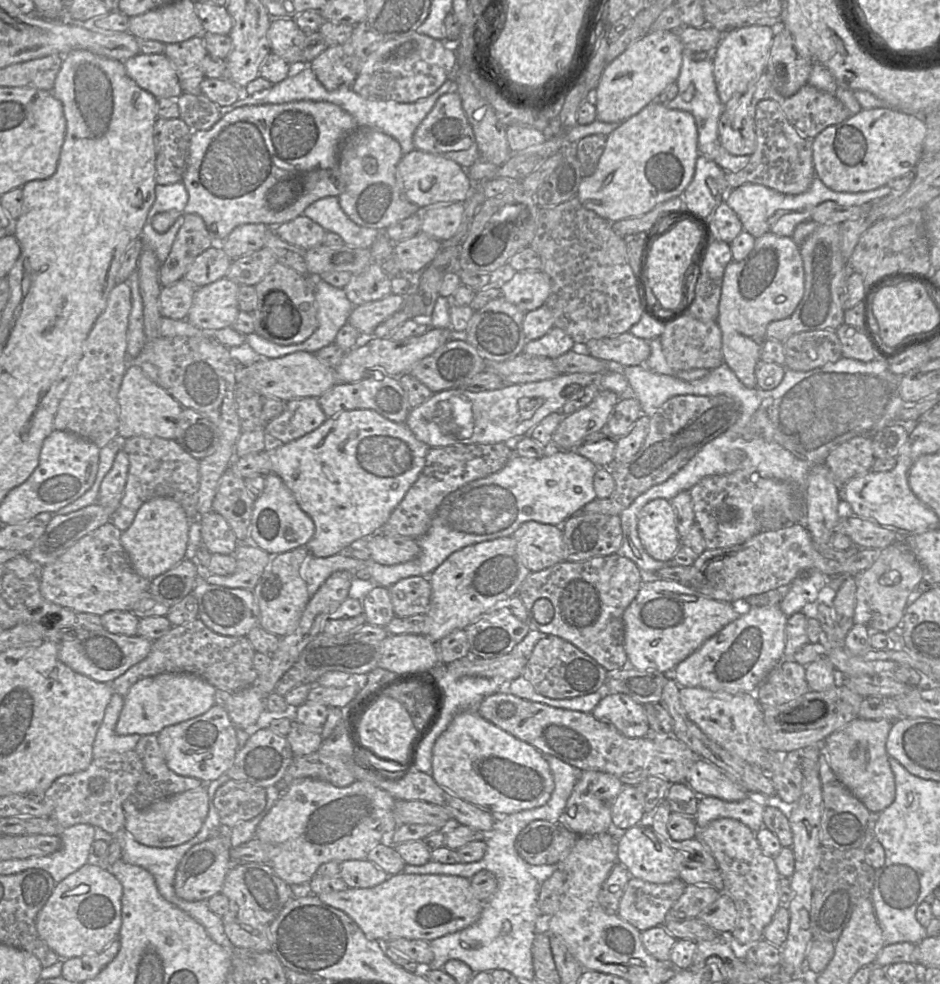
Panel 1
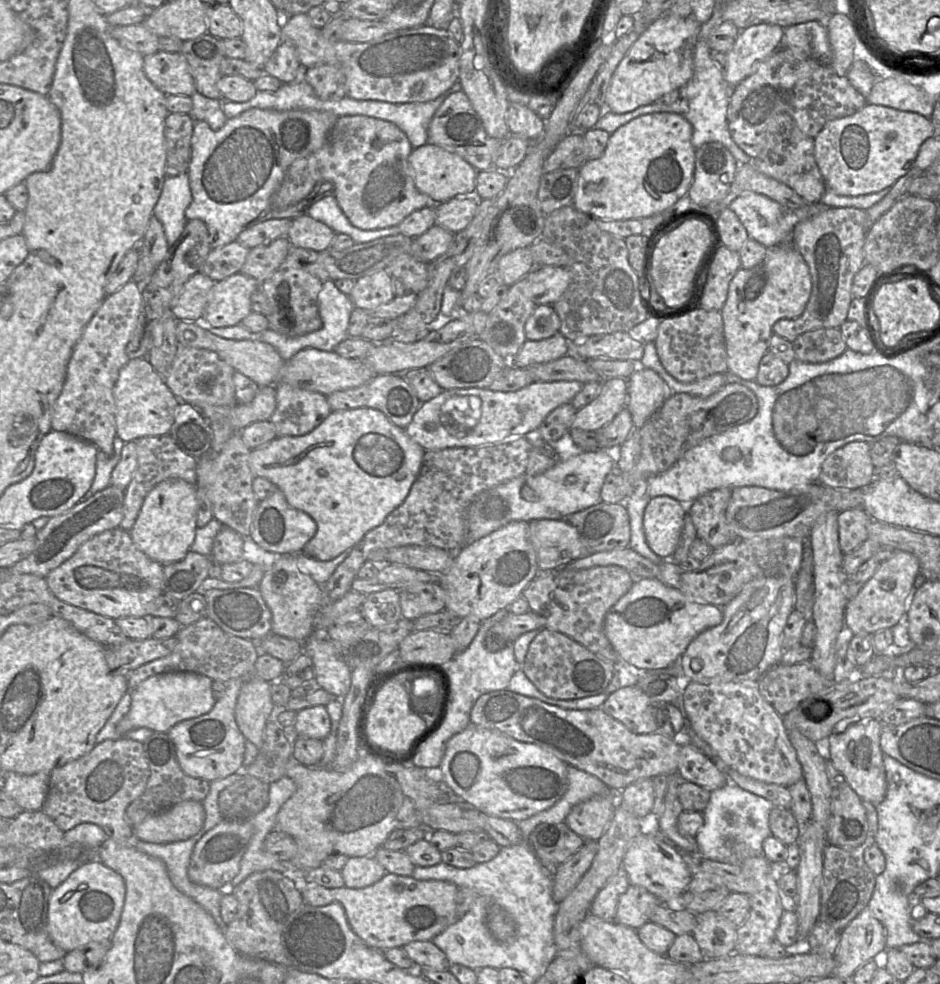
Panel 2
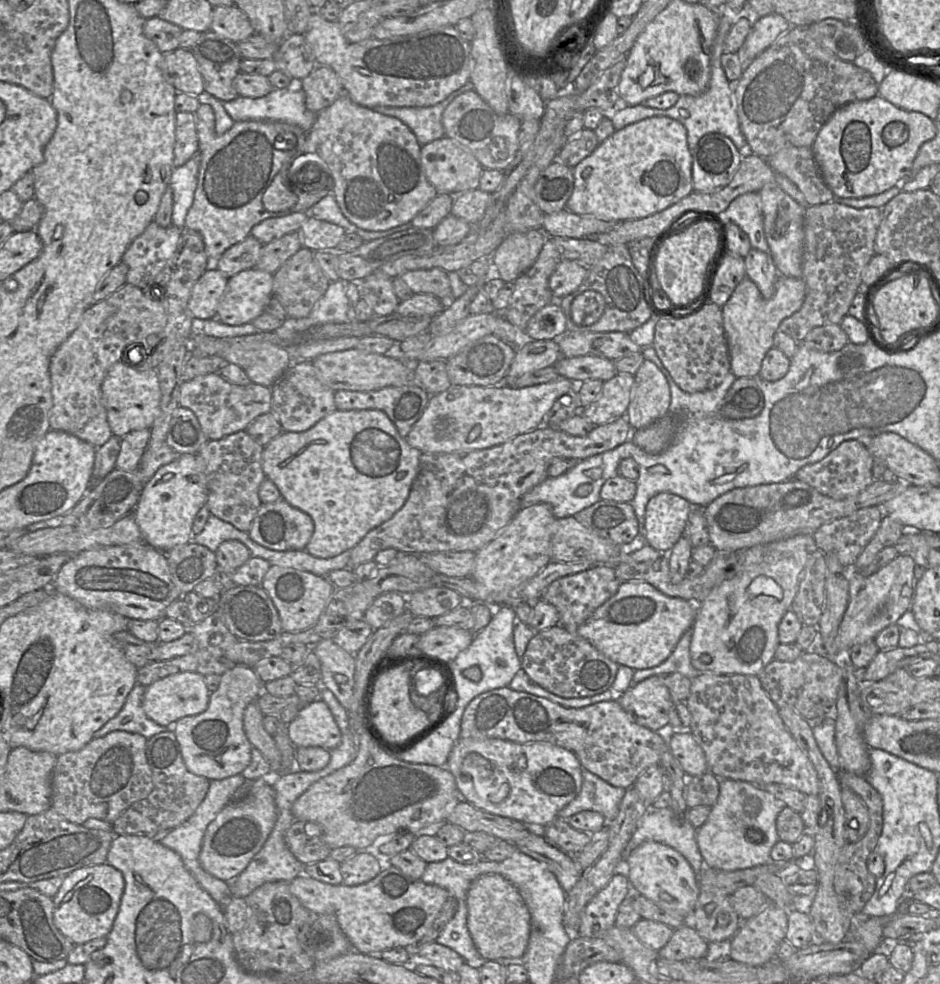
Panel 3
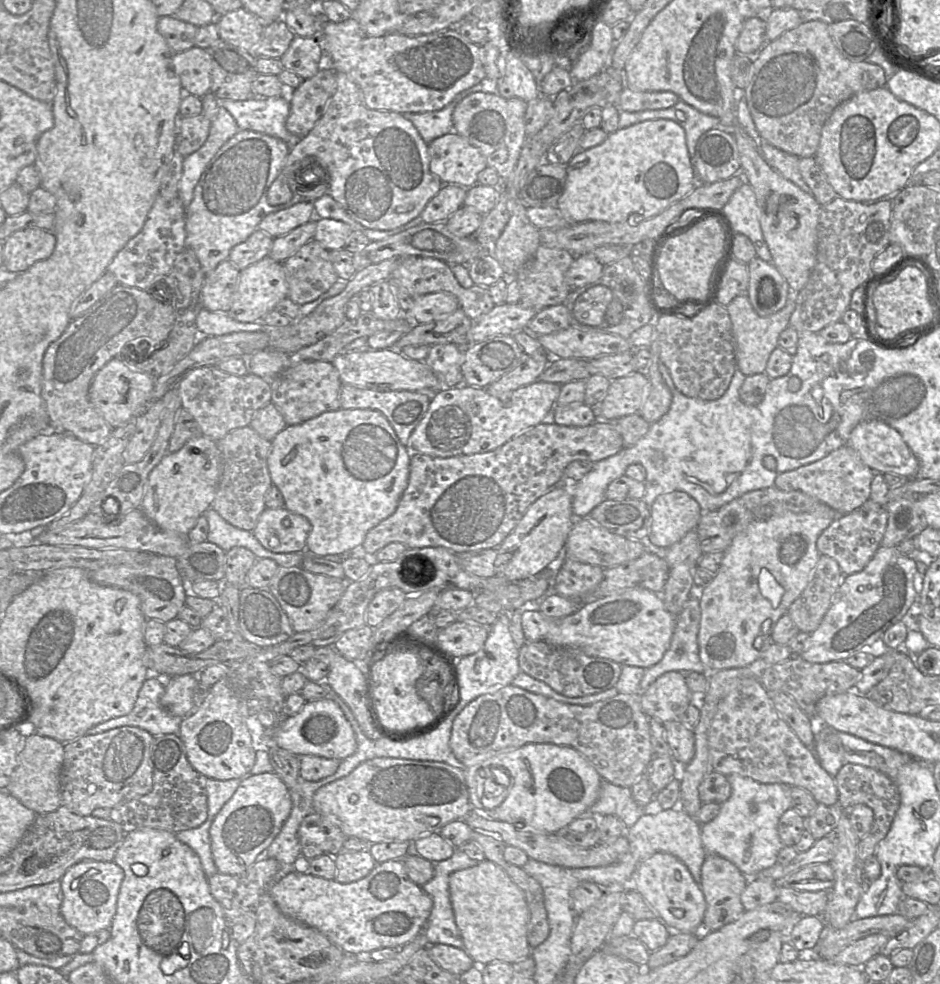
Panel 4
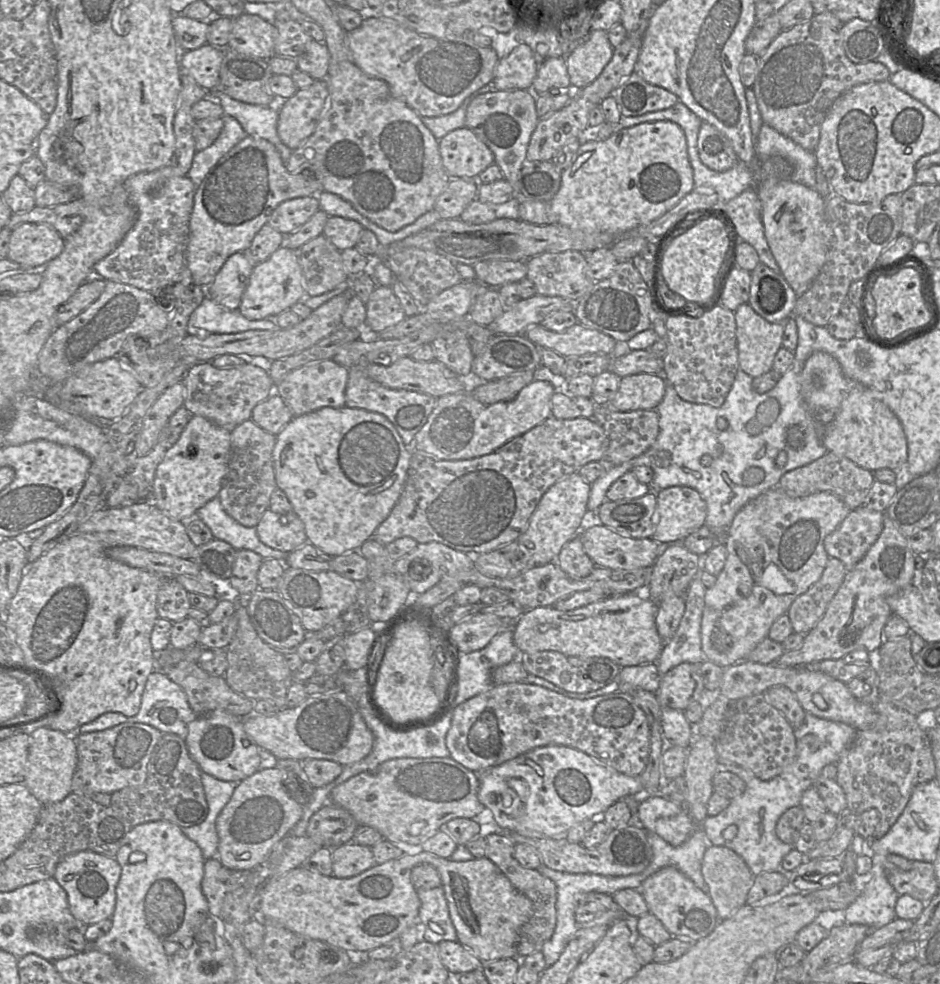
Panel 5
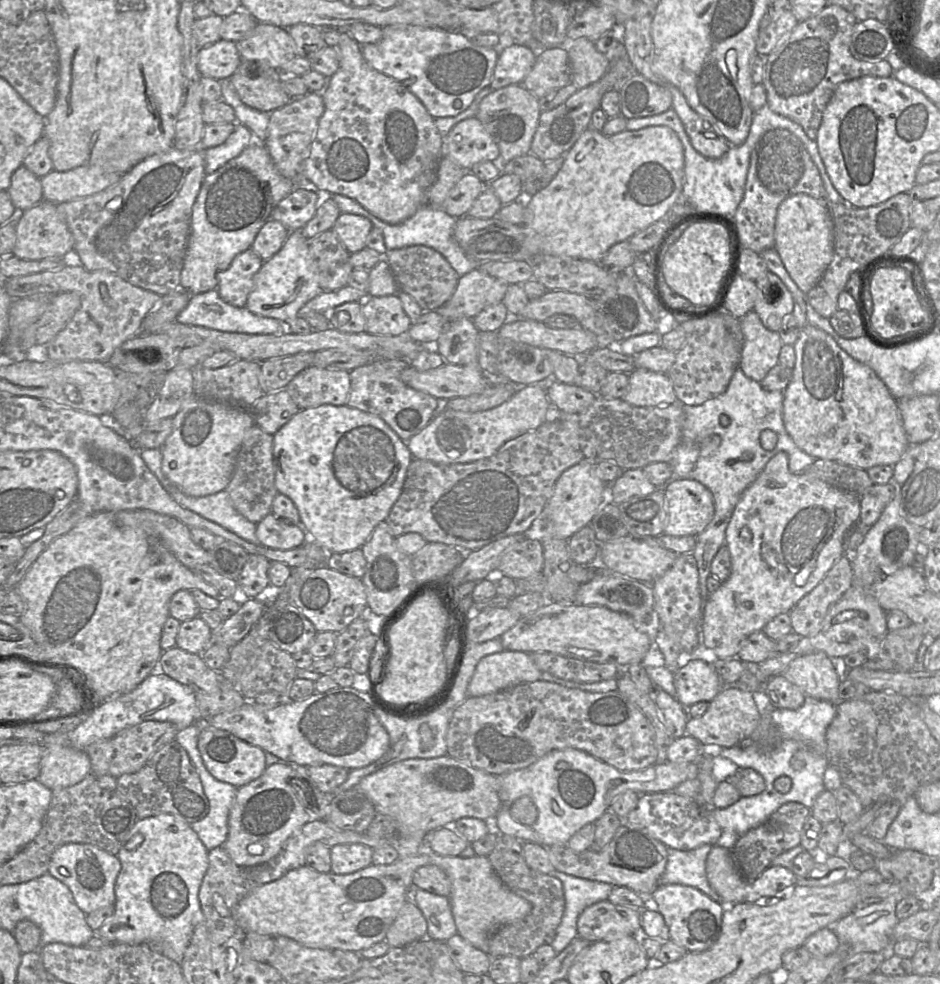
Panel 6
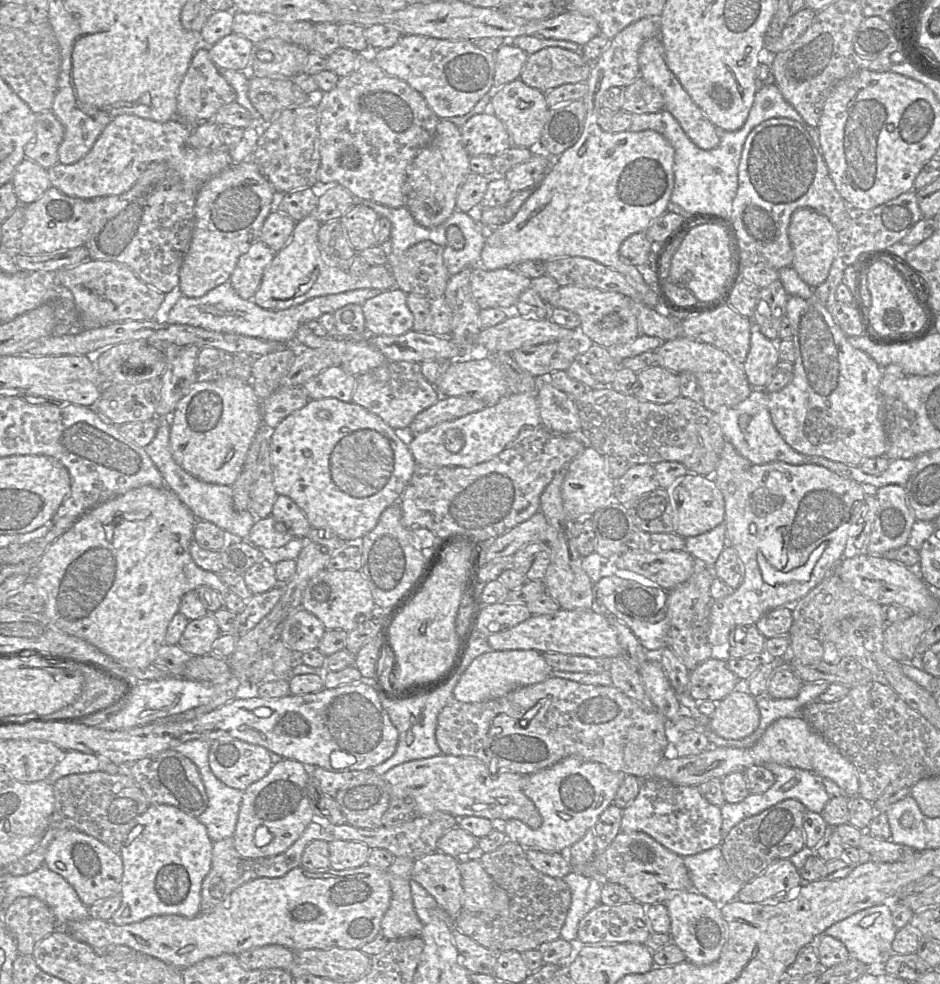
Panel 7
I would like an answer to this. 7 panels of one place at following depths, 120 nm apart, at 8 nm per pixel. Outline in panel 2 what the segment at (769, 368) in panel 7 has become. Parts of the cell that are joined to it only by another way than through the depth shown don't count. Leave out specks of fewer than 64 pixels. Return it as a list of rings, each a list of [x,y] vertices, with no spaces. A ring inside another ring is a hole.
[[[793,242],[767,248],[762,263],[737,271],[721,309],[729,372],[744,380],[756,380],[760,361],[769,352],[773,325],[779,319],[799,317],[805,310],[811,288],[809,268]]]

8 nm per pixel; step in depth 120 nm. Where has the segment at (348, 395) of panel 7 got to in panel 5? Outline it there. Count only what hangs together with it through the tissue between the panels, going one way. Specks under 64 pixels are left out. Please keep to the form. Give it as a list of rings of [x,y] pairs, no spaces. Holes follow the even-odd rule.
[[[332,359],[315,361],[290,371],[275,385],[276,392],[295,416],[300,416],[320,408],[345,406],[345,389],[349,370]]]

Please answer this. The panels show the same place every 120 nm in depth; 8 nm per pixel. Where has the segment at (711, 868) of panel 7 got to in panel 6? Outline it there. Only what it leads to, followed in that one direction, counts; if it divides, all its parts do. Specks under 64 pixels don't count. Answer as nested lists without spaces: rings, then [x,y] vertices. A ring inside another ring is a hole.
[[[704,844],[689,851],[669,848],[666,868],[659,879],[659,886],[669,884],[691,886],[719,901],[719,896],[709,884],[706,875],[706,859],[713,846]]]

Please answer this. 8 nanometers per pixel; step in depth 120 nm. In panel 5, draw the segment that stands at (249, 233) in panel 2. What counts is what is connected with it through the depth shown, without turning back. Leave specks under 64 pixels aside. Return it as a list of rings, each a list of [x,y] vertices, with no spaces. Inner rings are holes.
[[[318,196],[289,199],[274,209],[267,224],[287,236],[305,224],[318,209]]]

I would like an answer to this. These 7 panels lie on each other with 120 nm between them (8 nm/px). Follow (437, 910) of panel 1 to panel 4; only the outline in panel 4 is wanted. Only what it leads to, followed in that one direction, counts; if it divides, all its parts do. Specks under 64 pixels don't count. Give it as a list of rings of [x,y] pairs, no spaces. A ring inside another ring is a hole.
[[[403,859],[377,864],[367,876],[350,883],[292,871],[271,884],[269,894],[283,914],[317,929],[345,954],[371,953],[388,947],[401,948],[423,931],[433,907],[432,898],[407,876]]]

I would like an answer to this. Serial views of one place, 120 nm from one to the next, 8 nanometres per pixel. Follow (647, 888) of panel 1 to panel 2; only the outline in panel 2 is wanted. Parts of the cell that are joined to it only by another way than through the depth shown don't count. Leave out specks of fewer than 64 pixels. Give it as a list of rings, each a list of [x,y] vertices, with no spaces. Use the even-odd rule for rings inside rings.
[[[630,885],[618,901],[614,920],[637,930],[650,921],[652,910],[659,904],[660,900],[646,889]]]

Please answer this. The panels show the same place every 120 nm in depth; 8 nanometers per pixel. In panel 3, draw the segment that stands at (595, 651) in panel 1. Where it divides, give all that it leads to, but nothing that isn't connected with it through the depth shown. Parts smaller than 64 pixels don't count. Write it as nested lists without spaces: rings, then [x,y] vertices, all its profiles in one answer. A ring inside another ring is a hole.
[[[595,565],[587,570],[557,578],[546,588],[541,599],[557,609],[558,625],[570,633],[576,633],[578,627],[617,592],[620,583],[615,574],[614,565]]]

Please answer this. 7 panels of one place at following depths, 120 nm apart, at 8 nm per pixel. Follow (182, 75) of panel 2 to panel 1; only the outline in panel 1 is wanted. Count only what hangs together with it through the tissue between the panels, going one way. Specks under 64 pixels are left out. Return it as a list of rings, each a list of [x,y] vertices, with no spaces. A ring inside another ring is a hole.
[[[139,53],[126,61],[127,75],[156,99],[177,99],[182,88],[172,62],[162,54]]]

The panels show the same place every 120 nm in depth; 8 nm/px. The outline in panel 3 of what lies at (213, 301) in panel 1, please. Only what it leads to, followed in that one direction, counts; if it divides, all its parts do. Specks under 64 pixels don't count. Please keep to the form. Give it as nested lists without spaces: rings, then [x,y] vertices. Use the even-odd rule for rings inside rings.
[[[258,268],[243,270],[229,278],[217,308],[217,319],[239,326],[252,323],[273,296],[273,274]]]

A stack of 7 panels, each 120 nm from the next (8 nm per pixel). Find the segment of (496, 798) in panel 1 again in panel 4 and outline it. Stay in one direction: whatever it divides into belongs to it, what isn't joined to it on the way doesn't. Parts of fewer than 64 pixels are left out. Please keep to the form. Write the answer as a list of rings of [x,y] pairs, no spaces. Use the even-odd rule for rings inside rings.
[[[530,743],[514,749],[487,752],[458,764],[465,771],[469,800],[473,810],[483,817],[523,825],[543,833],[558,833],[566,829],[575,818],[589,814],[590,807],[599,797],[603,780],[589,761],[578,751],[569,746],[552,743]],[[493,768],[507,772],[510,777],[509,786],[500,785],[495,781]],[[487,792],[488,795],[499,795],[502,792],[498,799],[491,799],[500,802],[496,807],[488,808],[483,804],[483,795]]]

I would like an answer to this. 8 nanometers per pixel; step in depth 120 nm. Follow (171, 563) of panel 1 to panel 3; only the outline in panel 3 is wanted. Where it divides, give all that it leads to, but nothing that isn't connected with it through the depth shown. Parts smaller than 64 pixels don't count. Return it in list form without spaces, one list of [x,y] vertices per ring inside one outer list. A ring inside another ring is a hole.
[[[197,453],[182,454],[175,461],[162,466],[145,484],[133,511],[143,541],[165,553],[190,542],[195,517],[207,500],[206,467]]]

